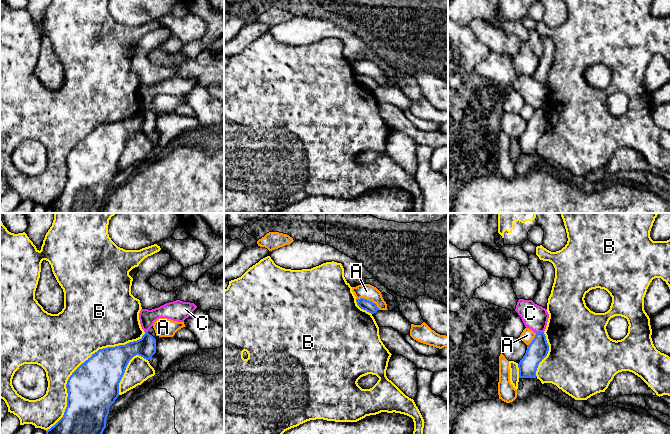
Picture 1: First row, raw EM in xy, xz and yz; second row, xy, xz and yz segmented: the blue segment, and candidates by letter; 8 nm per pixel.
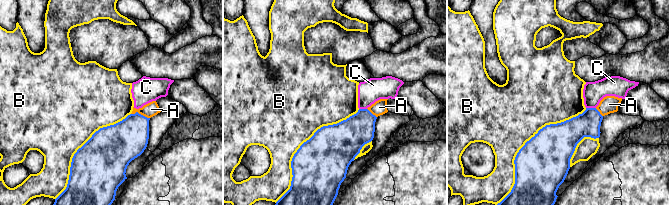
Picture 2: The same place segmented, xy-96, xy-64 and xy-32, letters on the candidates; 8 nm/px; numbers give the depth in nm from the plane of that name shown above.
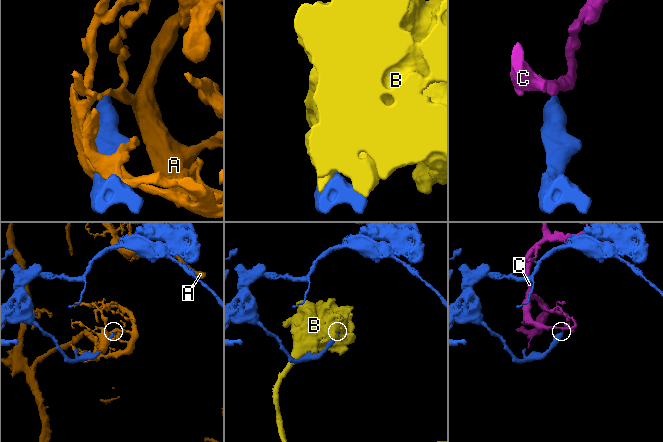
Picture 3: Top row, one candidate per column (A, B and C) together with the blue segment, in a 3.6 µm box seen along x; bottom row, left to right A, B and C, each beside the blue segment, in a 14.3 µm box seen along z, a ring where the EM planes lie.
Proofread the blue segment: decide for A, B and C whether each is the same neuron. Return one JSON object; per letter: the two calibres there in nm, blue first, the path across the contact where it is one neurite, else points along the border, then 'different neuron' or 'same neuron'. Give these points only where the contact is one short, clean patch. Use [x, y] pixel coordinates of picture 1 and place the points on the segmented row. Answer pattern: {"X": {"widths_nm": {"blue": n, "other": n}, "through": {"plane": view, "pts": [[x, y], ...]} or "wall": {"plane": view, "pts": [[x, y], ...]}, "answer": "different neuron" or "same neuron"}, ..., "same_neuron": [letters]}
{"A": {"widths_nm": {"blue": 90, "other": 120}, "answer": "different neuron"}, "B": {"widths_nm": {"blue": 400, "other": 480}, "answer": "different neuron"}, "C": {"widths_nm": {"blue": 170, "other": 200}, "wall": {"plane": "yz", "pts": [[543, 331], [536, 333]]}, "answer": "different neuron"}, "same_neuron": []}

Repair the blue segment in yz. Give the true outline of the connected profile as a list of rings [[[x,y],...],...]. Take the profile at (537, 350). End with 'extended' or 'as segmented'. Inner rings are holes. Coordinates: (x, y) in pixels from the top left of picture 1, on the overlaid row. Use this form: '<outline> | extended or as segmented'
[[[544,332],[536,333],[518,364],[519,378],[536,378],[539,363],[547,356],[549,345]]] | as segmented

